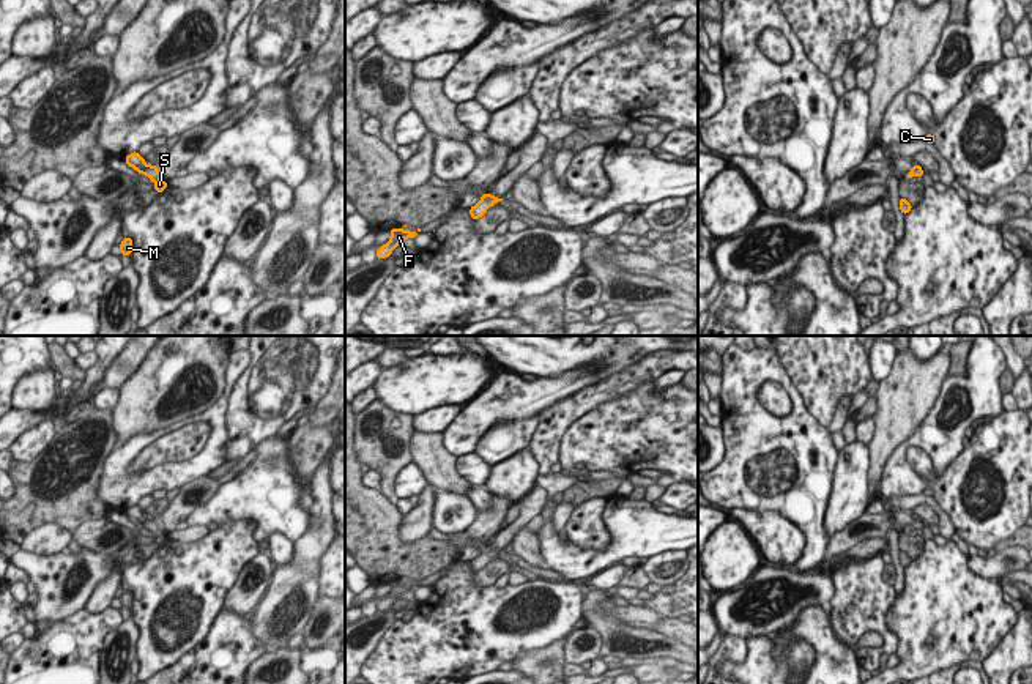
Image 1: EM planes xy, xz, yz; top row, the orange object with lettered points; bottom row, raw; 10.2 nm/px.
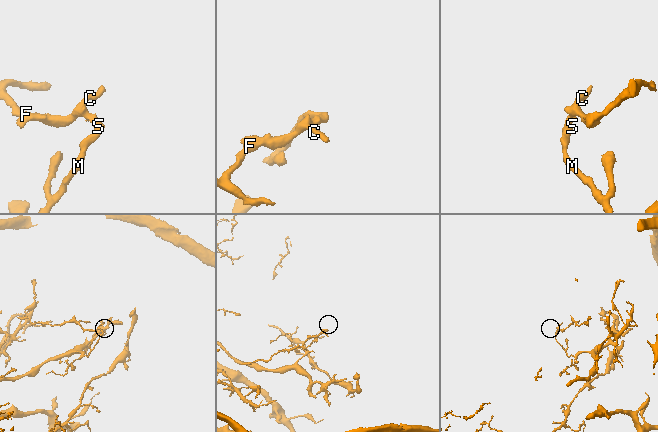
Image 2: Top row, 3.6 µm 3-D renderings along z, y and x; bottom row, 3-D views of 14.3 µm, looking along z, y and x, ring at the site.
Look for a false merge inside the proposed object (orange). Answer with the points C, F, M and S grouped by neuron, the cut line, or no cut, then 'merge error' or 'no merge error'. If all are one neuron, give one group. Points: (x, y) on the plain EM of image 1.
C F / M S; cut in xy along (147, 517), (141, 525); merge error

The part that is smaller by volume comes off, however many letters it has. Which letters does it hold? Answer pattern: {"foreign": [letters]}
{"foreign": ["C", "F"]}

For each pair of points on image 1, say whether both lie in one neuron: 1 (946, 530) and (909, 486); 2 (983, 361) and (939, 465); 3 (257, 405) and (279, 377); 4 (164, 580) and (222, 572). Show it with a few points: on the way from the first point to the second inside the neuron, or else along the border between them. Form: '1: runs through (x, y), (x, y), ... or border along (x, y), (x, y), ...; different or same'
1: border along (922, 492), (890, 494), (884, 500); different
2: runs through (979, 386), (971, 416), (947, 440); same
3: runs through (262, 399), (278, 383); same
4: runs through (178, 582), (189, 582), (202, 572), (208, 572); same

